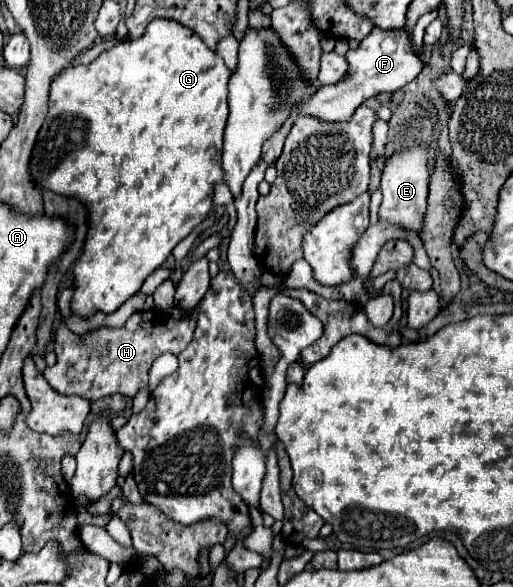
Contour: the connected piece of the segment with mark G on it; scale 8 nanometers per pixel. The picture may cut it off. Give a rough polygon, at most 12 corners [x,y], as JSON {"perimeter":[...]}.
{"perimeter":[[173,19],[51,83],[31,177],[113,313],[223,183],[223,57]]}

